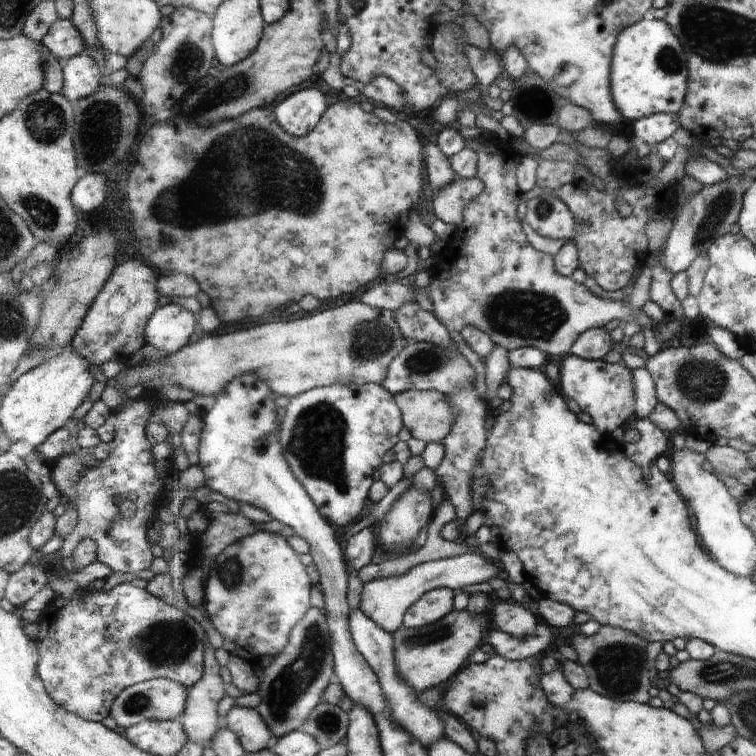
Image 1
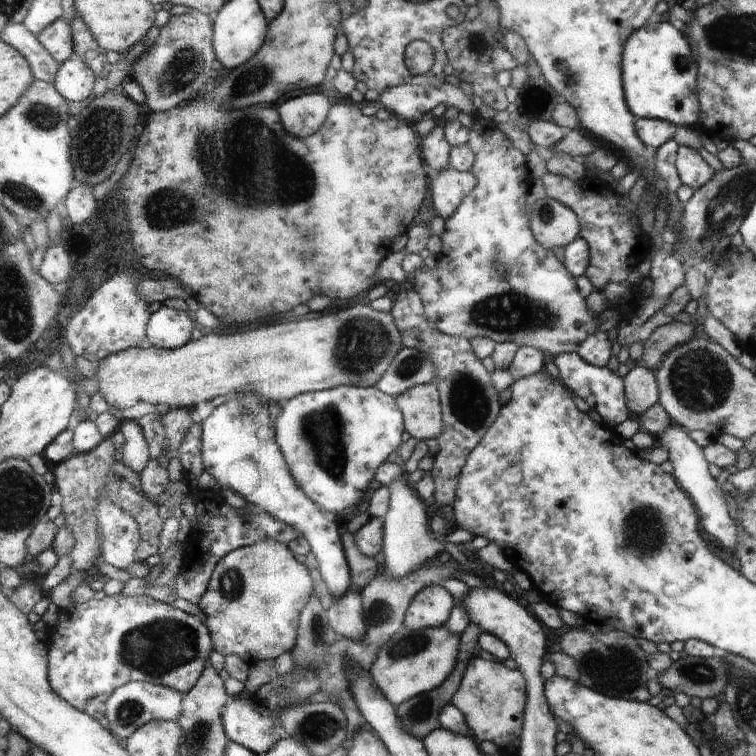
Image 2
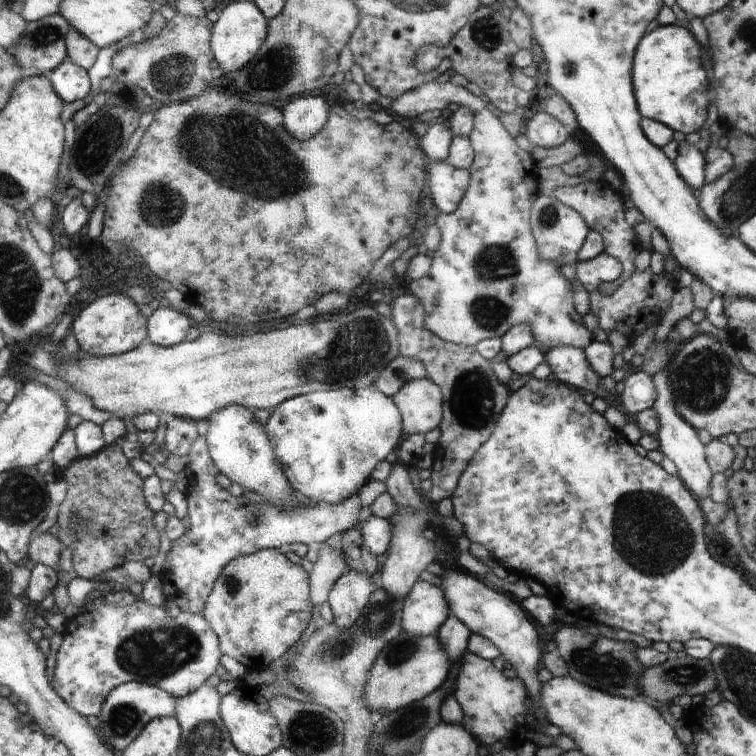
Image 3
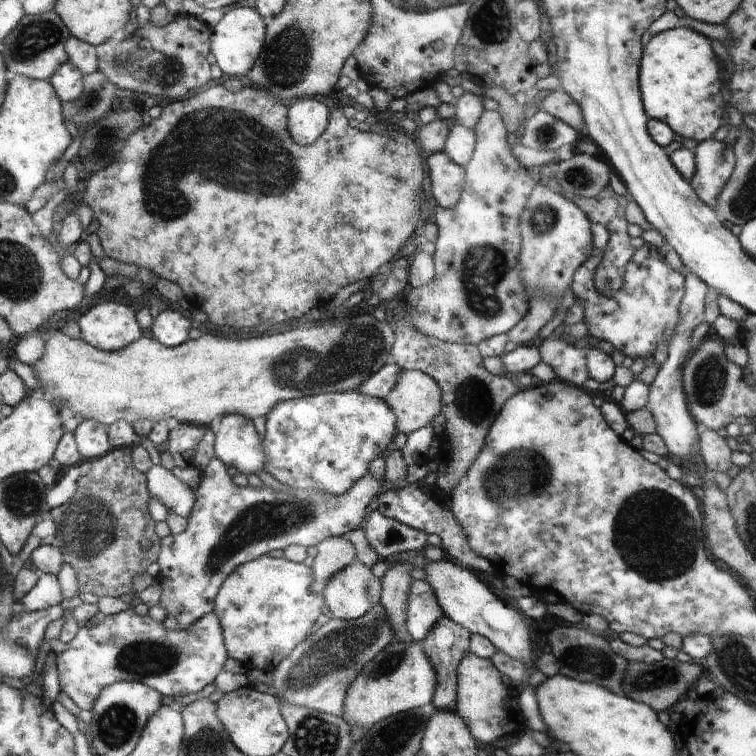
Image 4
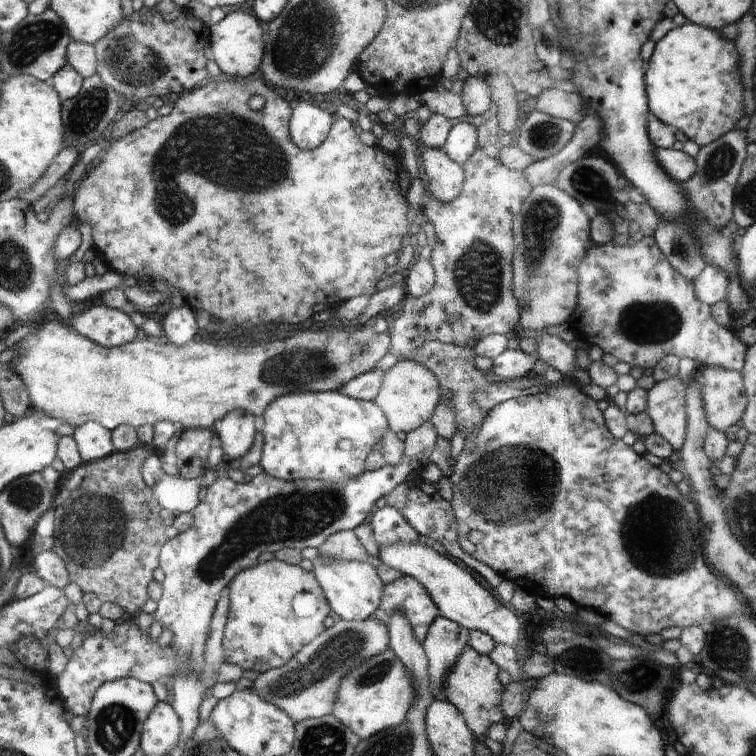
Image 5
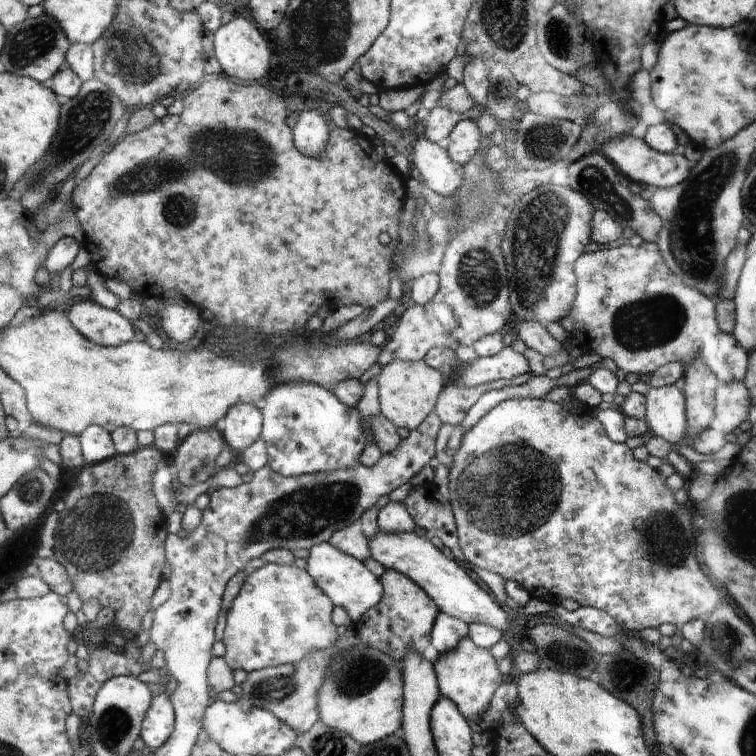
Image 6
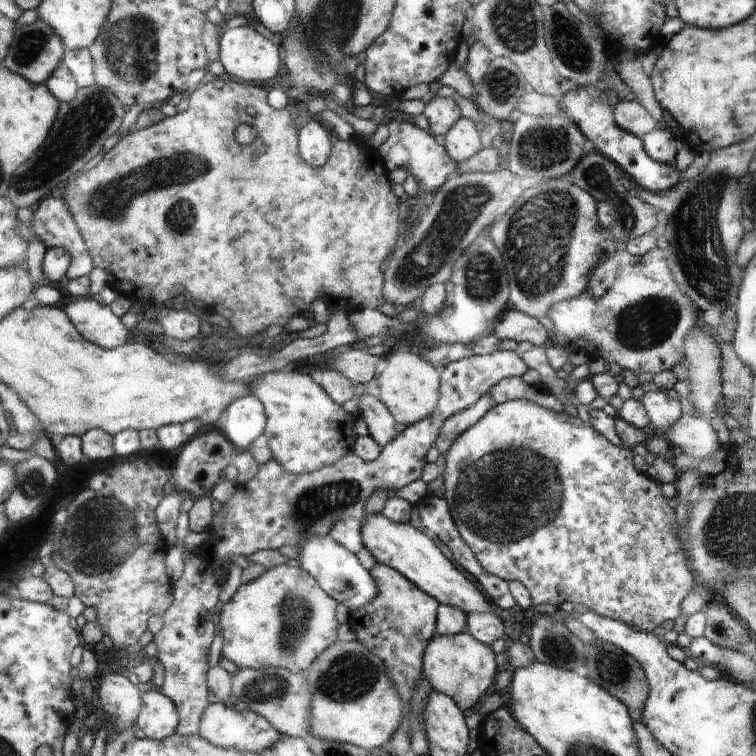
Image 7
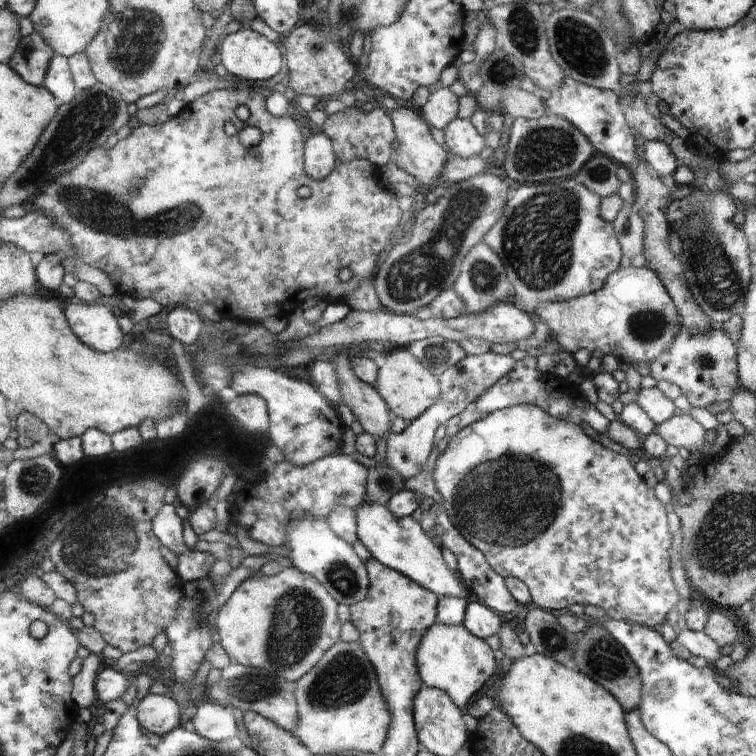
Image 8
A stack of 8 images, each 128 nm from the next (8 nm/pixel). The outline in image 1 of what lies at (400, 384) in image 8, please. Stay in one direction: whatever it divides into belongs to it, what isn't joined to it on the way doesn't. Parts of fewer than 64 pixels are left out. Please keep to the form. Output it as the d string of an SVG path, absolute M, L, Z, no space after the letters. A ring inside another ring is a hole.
M407 389L396 395L406 428L424 442L441 442L456 424L457 413L445 393Z

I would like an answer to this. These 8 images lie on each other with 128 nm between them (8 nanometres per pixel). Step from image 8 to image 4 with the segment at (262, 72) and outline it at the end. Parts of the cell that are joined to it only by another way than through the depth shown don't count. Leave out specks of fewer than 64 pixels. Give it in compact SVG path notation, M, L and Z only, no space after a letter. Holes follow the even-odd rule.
M234 6L232 10L222 16L222 20L213 28L213 52L212 58L215 64L224 73L224 78L243 78L250 68L257 63L265 45L264 22L260 13L255 8L242 8Z

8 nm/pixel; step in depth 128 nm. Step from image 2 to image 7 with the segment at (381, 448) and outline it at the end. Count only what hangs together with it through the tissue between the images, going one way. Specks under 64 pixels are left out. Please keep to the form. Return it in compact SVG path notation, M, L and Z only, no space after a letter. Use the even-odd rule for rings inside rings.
M300 369L266 373L248 383L248 386L265 407L268 424L264 435L273 459L286 471L317 471L320 467L336 463L344 455L352 453L356 442L354 415L345 412L342 405L335 402L308 373L301 372Z

